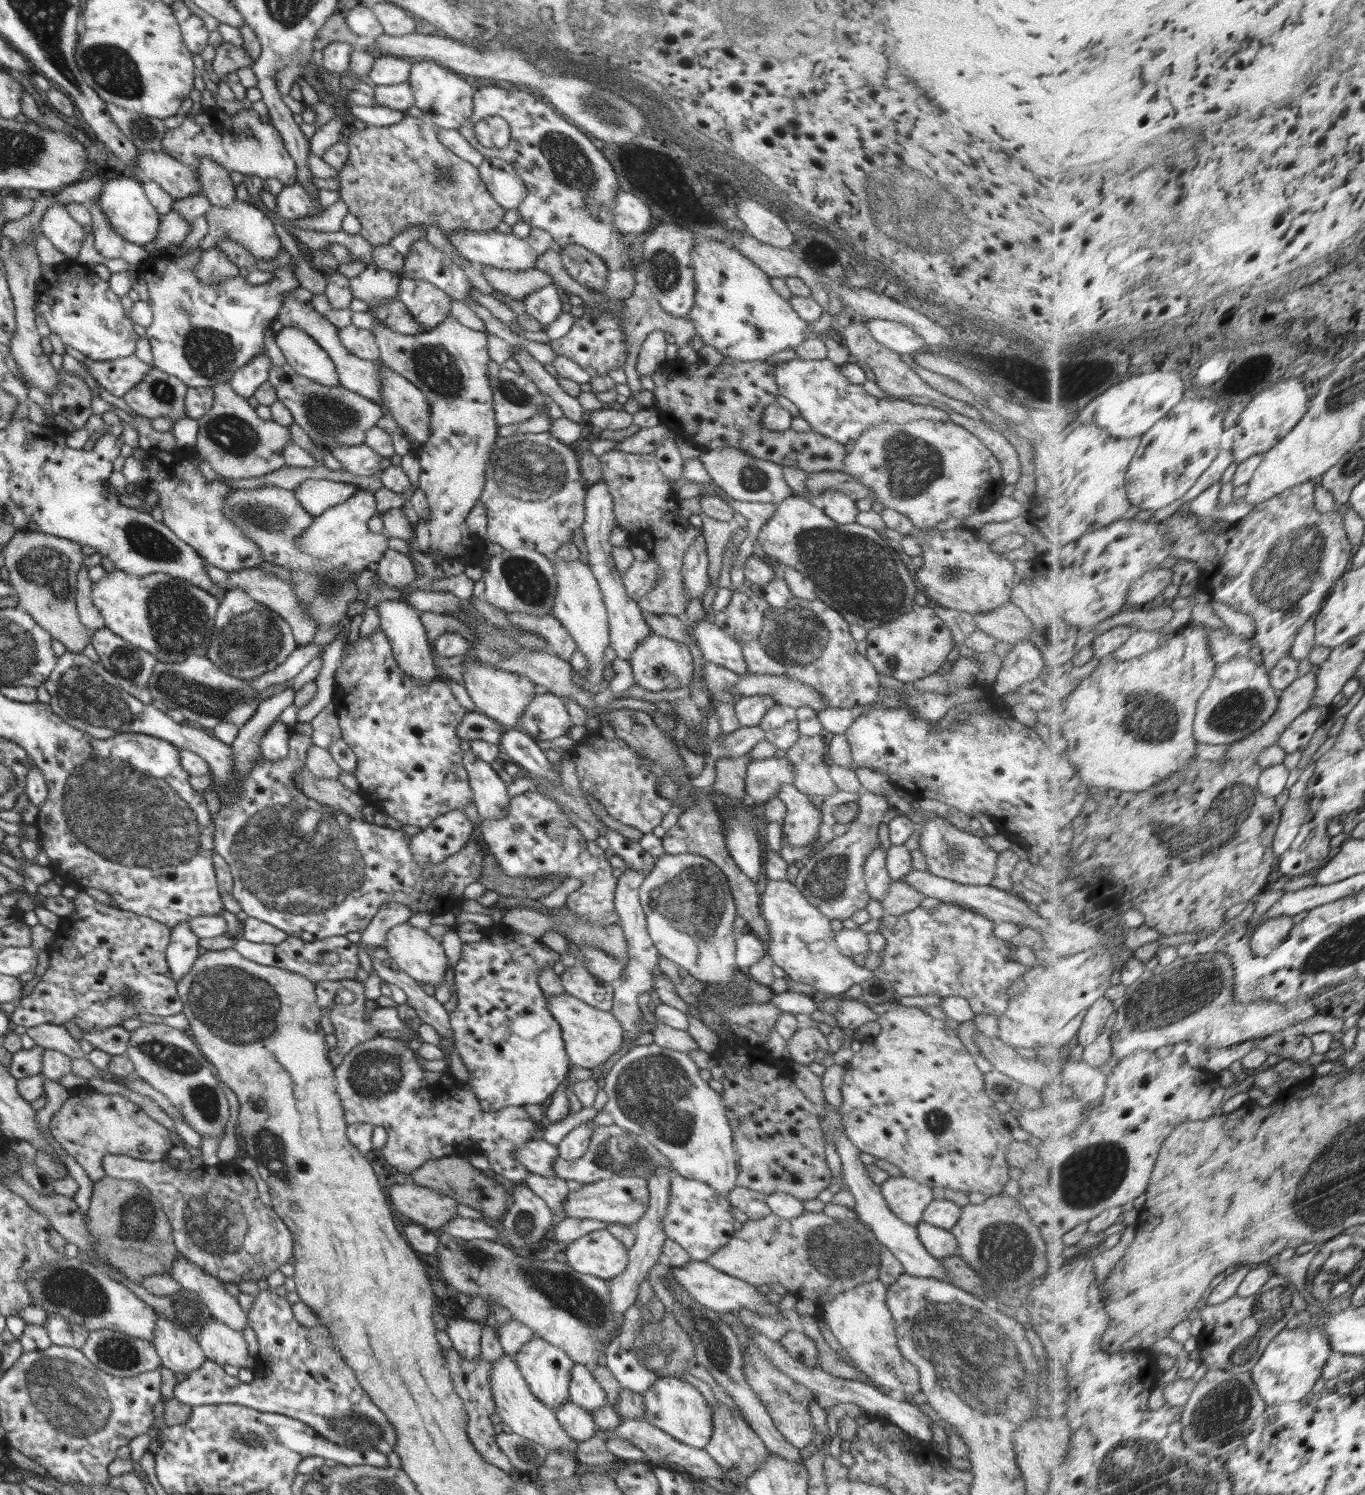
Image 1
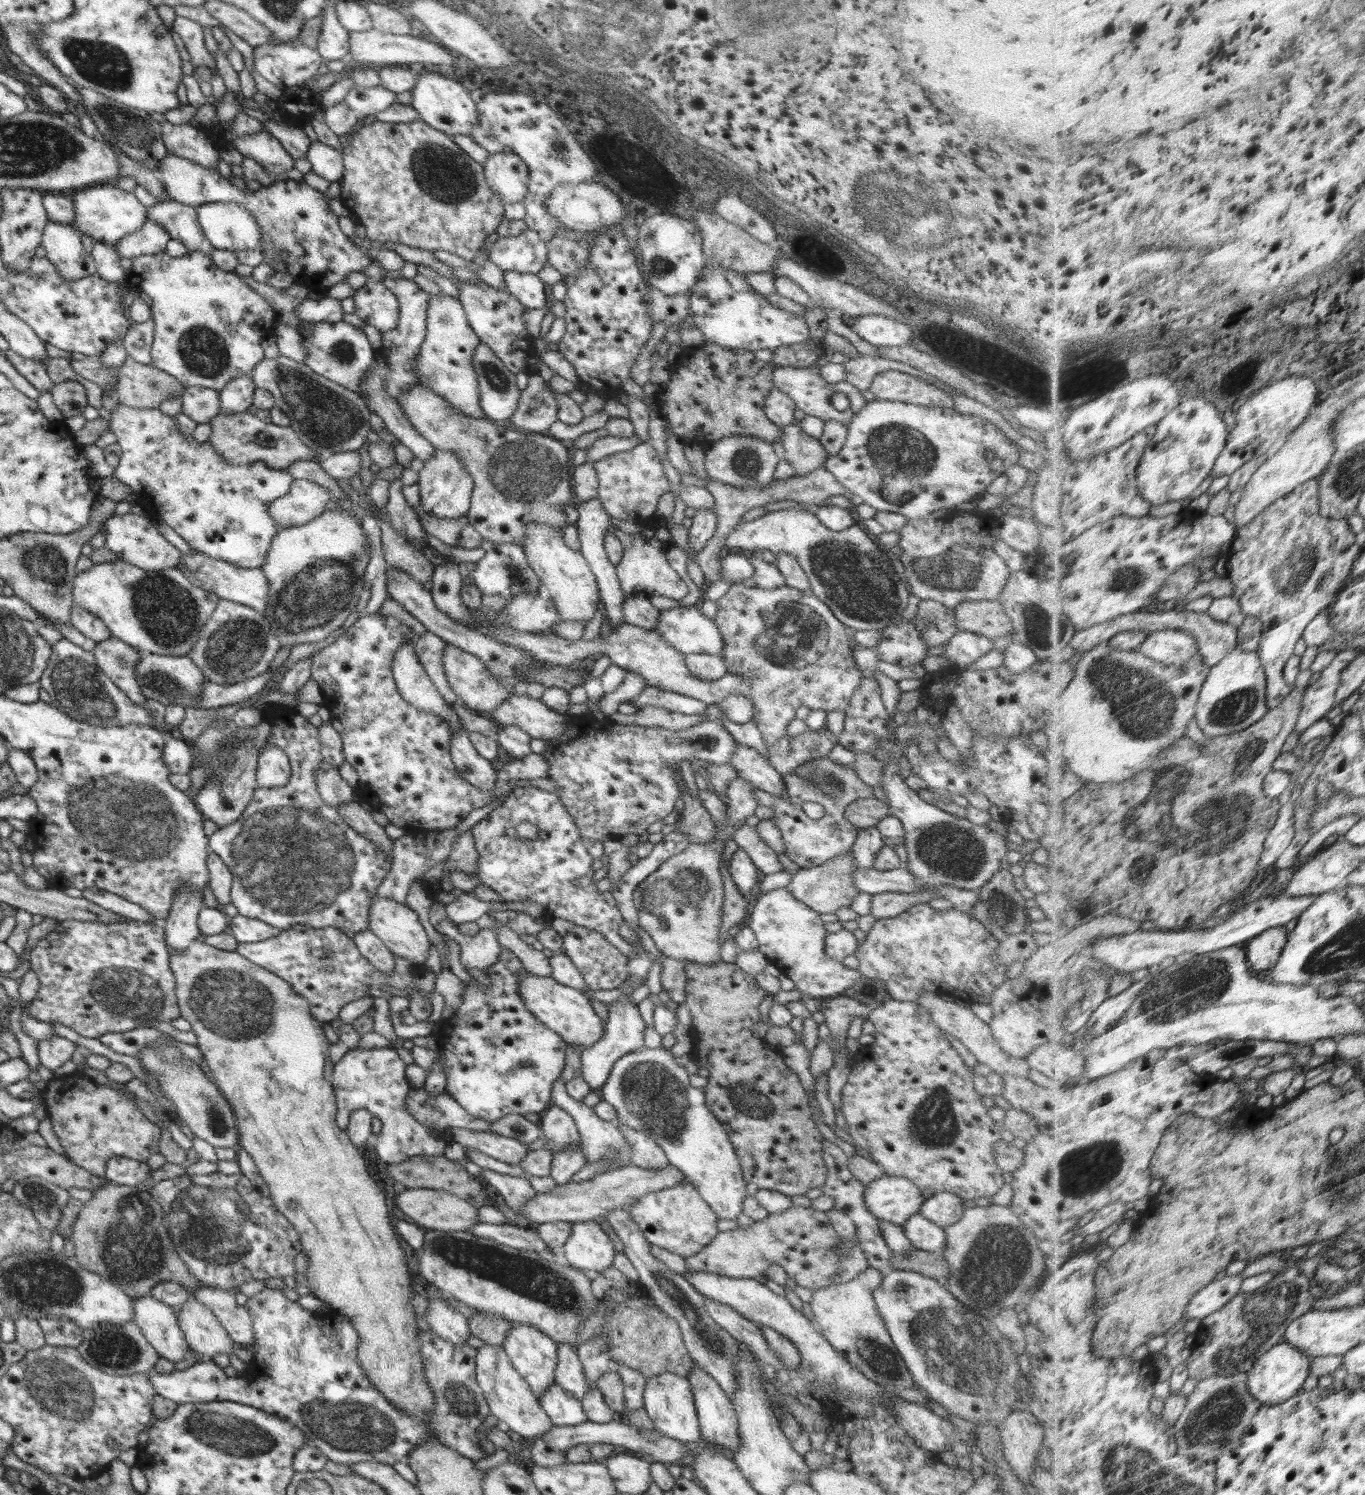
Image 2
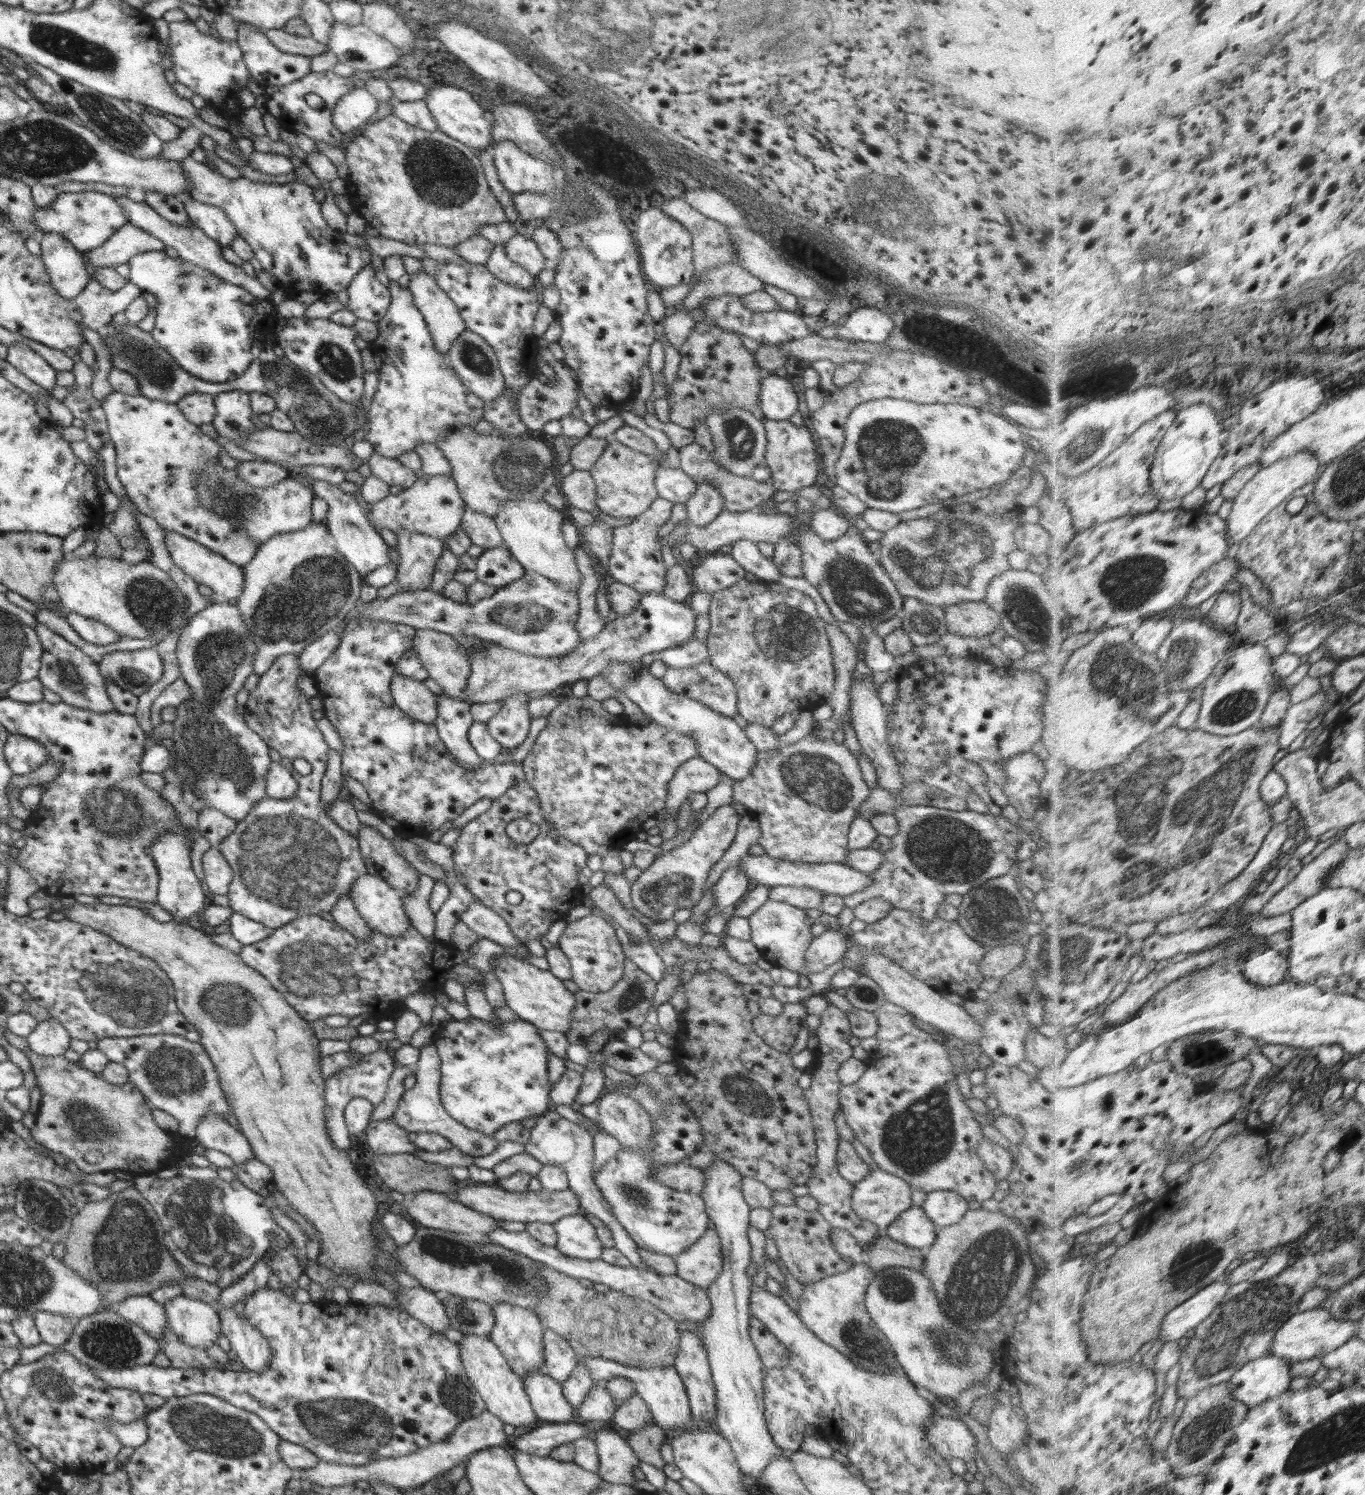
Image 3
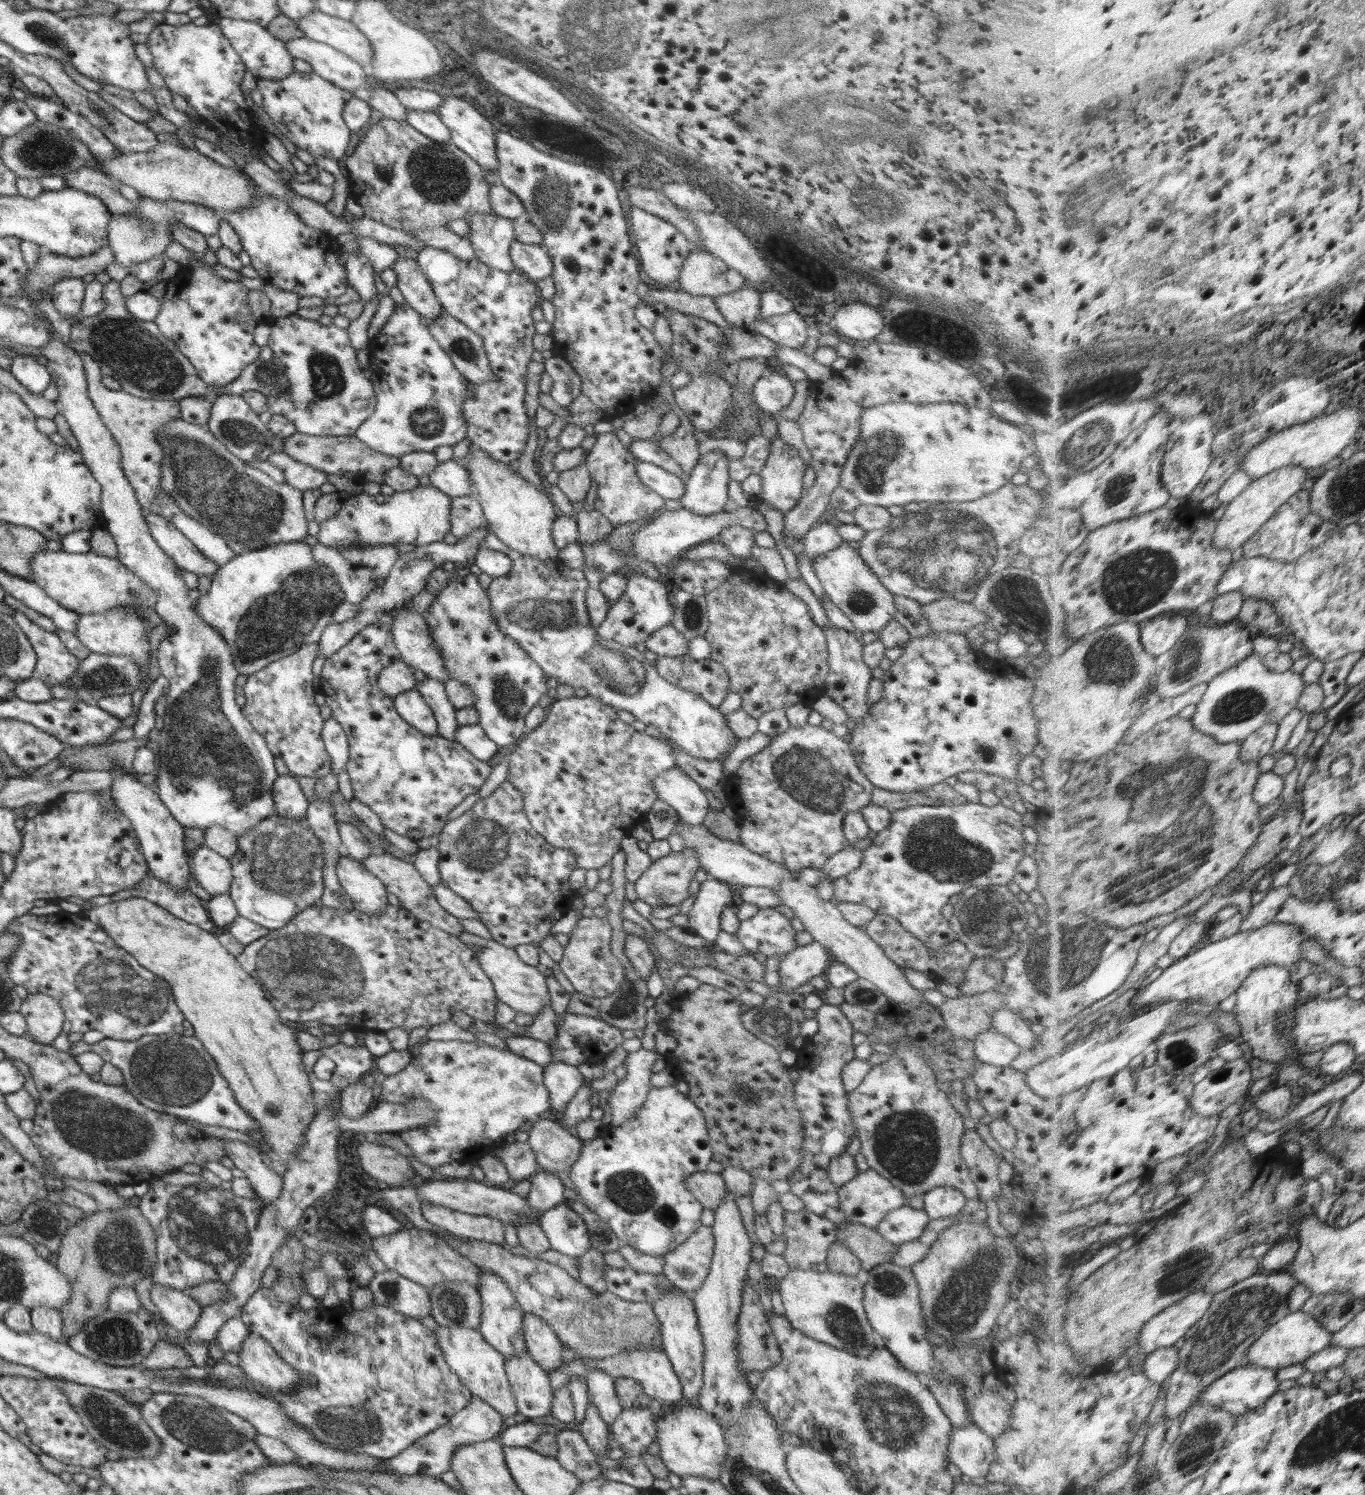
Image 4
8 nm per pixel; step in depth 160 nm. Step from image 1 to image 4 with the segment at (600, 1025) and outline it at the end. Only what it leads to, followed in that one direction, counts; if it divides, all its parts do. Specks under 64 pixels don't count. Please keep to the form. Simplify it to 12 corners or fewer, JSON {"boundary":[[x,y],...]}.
{"boundary":[[390,904],[306,908],[236,957],[335,1032],[536,1017],[514,949]]}

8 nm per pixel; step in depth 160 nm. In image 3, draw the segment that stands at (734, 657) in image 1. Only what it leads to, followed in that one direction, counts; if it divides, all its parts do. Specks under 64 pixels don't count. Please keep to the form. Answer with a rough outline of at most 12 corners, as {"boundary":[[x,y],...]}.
{"boundary":[[661,592],[612,615],[563,657],[488,643],[470,654],[464,701],[500,702],[640,661],[695,636]]}

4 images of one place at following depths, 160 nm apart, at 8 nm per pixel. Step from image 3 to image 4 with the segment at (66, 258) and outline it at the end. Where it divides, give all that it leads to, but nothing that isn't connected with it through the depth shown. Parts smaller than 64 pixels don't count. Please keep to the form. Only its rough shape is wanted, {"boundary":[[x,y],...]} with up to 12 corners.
{"boundary":[[63,278],[49,290],[62,318],[79,316],[86,293],[81,278]]}

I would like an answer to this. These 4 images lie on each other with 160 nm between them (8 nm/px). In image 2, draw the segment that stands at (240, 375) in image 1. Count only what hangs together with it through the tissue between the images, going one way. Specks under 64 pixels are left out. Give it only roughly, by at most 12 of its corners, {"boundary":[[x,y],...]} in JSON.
{"boundary":[[250,375],[228,381],[219,392],[222,414],[242,414],[257,386]]}

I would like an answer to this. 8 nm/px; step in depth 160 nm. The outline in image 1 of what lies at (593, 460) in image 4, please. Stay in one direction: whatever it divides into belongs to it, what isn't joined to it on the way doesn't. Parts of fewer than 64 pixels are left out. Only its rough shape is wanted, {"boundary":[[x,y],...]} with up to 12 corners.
{"boundary":[[654,453],[598,460],[616,528],[659,579],[638,606],[684,619],[683,557],[700,537]]}

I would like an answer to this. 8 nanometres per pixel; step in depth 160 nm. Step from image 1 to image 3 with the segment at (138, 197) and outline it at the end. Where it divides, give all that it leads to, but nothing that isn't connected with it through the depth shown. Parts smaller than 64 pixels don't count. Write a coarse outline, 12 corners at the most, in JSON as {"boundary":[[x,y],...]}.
{"boundary":[[61,192],[34,206],[44,233],[78,252],[102,246],[128,217],[112,195]]}

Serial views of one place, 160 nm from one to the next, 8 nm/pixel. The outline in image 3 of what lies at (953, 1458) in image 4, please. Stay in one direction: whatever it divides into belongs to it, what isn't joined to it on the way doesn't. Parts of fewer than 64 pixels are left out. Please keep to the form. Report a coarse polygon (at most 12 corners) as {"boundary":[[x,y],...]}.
{"boundary":[[936,1415],[928,1441],[942,1458],[976,1458],[965,1422]]}

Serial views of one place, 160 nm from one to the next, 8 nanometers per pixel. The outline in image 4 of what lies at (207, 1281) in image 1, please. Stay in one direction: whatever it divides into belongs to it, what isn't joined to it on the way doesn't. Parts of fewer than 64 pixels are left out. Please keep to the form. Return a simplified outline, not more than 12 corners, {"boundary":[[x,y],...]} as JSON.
{"boundary":[[250,1333],[238,1367],[265,1394],[294,1394],[316,1384]]}

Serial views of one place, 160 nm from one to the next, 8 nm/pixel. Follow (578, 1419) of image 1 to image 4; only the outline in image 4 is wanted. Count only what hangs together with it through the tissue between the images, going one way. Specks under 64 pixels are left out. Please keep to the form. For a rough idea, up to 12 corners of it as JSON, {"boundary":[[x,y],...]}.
{"boundary":[[528,1352],[504,1360],[516,1408],[550,1415],[549,1374]]}

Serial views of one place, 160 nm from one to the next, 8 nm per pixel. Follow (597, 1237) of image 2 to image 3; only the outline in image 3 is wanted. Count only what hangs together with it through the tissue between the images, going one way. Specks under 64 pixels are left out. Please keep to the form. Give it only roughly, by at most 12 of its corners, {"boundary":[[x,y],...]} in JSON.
{"boundary":[[583,1214],[553,1223],[556,1248],[570,1258],[598,1260],[602,1243]]}

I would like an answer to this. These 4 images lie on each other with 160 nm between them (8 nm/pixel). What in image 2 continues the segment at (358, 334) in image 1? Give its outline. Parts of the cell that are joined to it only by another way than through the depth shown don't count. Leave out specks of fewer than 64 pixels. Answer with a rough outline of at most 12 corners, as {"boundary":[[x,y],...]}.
{"boundary":[[310,322],[306,365],[357,394],[376,359],[363,329]]}

